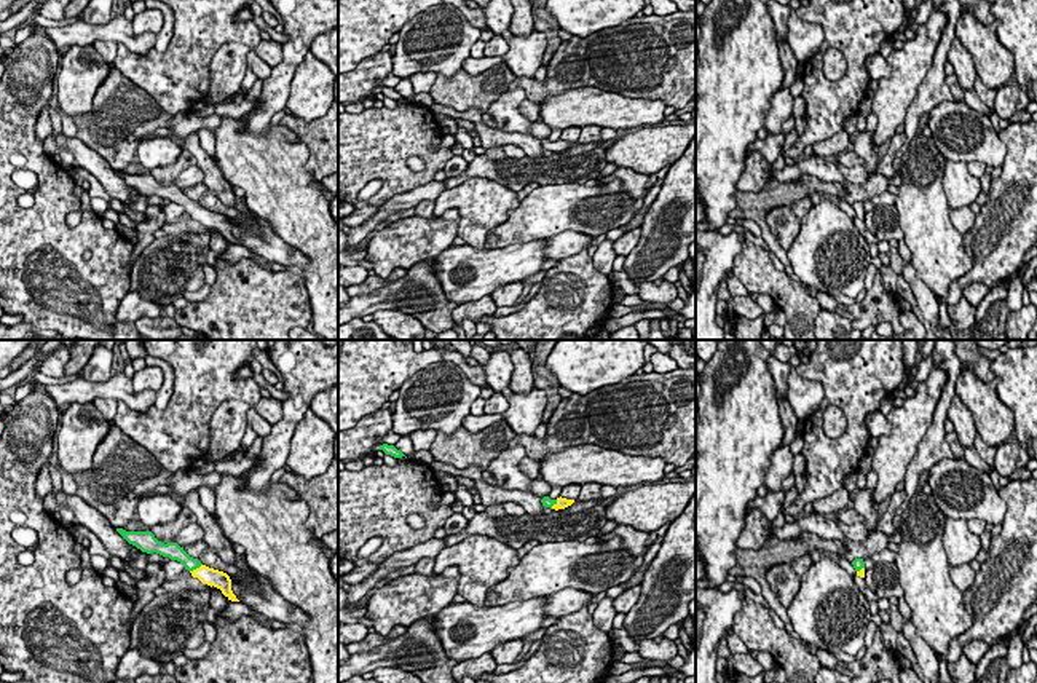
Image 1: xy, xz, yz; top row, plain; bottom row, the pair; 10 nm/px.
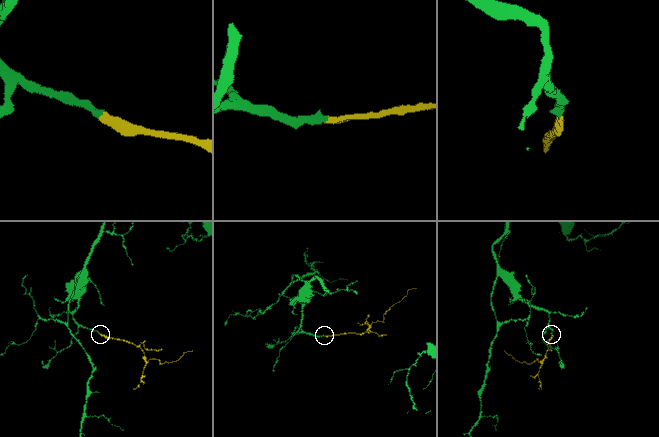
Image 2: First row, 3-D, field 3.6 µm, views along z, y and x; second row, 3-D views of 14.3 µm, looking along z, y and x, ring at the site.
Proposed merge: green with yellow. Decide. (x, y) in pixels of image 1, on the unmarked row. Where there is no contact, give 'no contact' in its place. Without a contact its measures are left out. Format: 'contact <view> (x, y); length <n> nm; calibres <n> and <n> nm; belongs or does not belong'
contact xy (195, 211); length 150 nm; calibres 160 and 170 nm; belongs

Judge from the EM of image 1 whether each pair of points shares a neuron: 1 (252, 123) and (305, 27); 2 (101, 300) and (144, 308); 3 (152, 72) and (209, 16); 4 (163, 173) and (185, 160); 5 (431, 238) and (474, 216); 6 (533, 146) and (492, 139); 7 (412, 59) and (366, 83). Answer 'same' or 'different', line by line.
1: same
2: different
3: same
4: same
5: different
6: same
7: different

